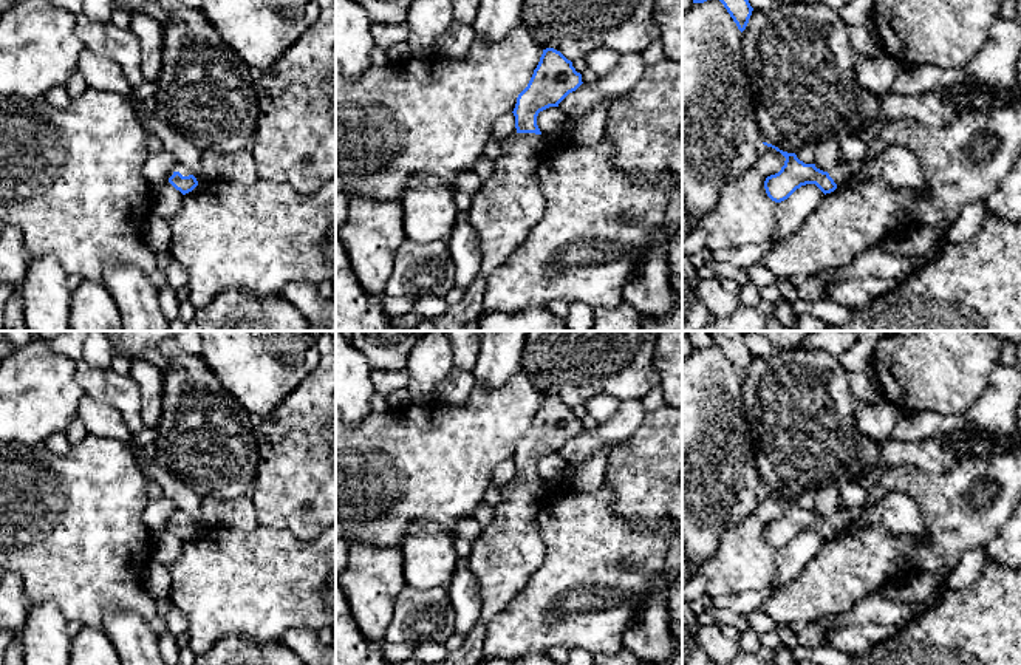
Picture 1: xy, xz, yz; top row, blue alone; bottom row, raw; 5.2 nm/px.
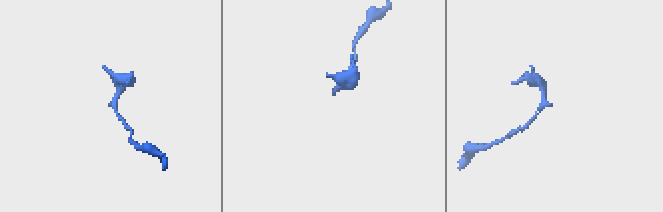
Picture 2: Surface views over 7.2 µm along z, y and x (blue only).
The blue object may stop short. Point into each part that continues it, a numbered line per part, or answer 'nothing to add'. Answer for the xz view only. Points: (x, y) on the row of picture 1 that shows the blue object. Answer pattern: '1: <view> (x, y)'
1: xz (509, 203)

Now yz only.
1: yz (898, 167)

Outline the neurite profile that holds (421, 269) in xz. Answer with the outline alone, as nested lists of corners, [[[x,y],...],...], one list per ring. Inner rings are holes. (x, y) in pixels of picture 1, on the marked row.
[[[404,240],[394,254],[394,268],[384,295],[444,297],[455,286],[455,263],[447,240],[415,243]]]

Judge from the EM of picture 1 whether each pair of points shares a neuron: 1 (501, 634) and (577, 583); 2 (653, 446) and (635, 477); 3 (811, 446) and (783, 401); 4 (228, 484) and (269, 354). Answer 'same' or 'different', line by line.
1: same
2: same
3: same
4: different

